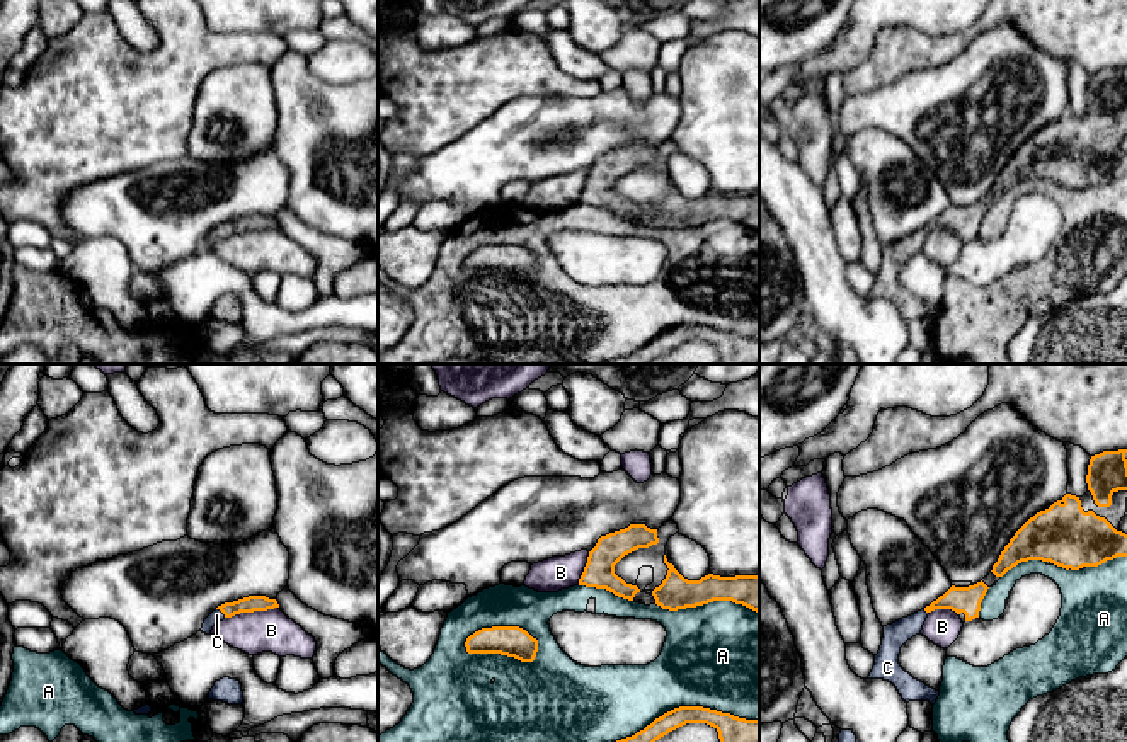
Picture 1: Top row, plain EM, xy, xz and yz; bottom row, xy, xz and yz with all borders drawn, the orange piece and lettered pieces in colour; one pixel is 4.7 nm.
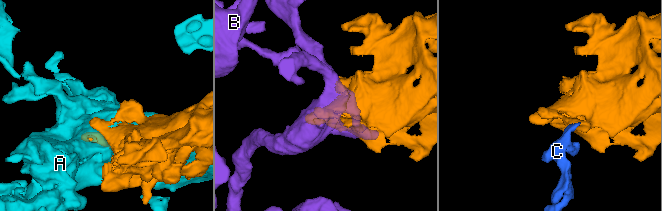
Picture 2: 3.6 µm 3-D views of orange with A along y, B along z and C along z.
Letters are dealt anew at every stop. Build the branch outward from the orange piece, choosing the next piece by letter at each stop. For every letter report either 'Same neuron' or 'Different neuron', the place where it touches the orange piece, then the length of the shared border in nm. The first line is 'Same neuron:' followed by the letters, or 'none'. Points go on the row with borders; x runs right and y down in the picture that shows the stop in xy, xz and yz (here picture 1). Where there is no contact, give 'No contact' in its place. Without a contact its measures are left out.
Same neuron: C
A: Different neuron. Touches orange at xz (499, 627). Shared border 360 nm
B: Different neuron. Touches orange at xy (251, 611). Shared border 260 nm
C: Same neuron. Touches orange at xy (222, 611). Shared border 60 nm

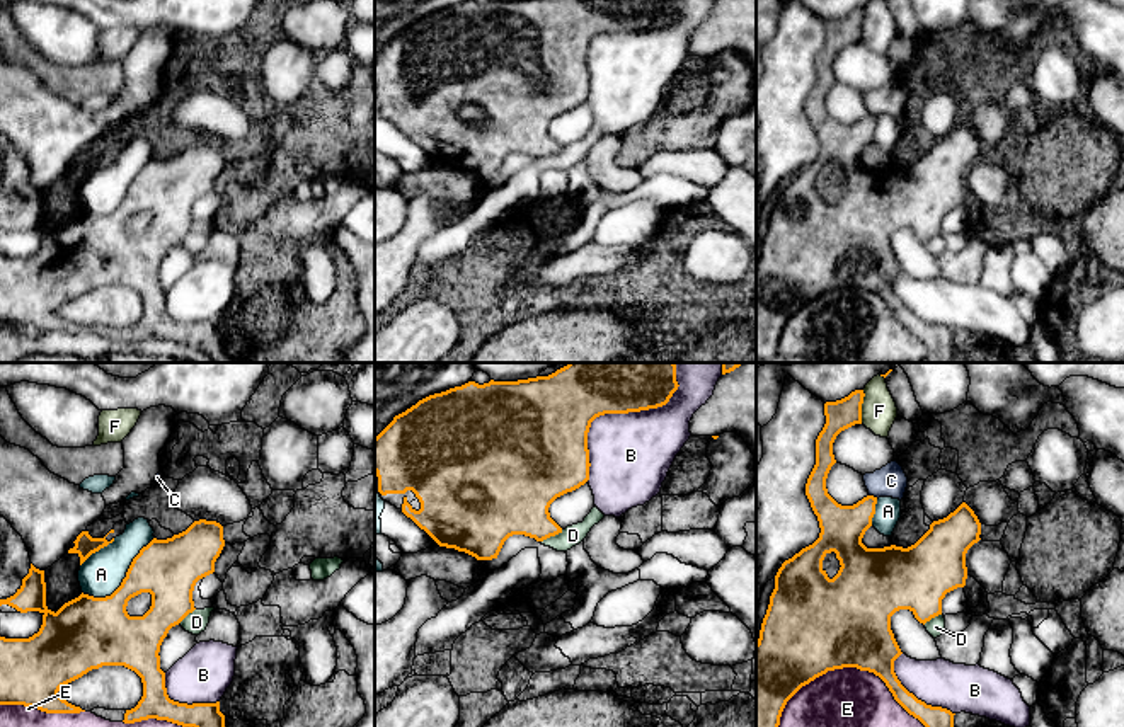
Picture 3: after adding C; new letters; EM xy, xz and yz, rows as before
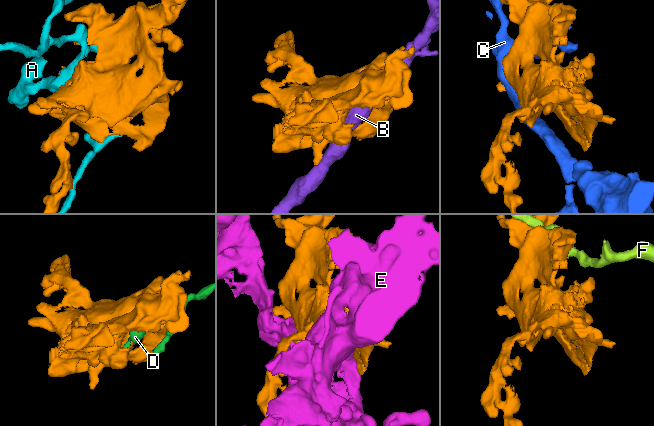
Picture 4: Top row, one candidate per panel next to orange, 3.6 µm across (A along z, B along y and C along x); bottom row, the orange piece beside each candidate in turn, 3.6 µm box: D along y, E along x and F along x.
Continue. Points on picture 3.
Same neuron: none
A: Different neuron. Touches orange at xy (123, 579). Shared border 440 nm
B: Different neuron. Touches orange at xz (619, 412). Shared border 700 nm
C: Different neuron. Touches orange at yz (872, 496). Shared border 50 nm
D: Different neuron. Touches orange at xz (550, 535). Shared border 130 nm
E: Different neuron. Touches orange at yz (847, 666). Shared border 700 nm
F: Different neuron. Touches orange at yz (860, 407). Shared border 160 nm

